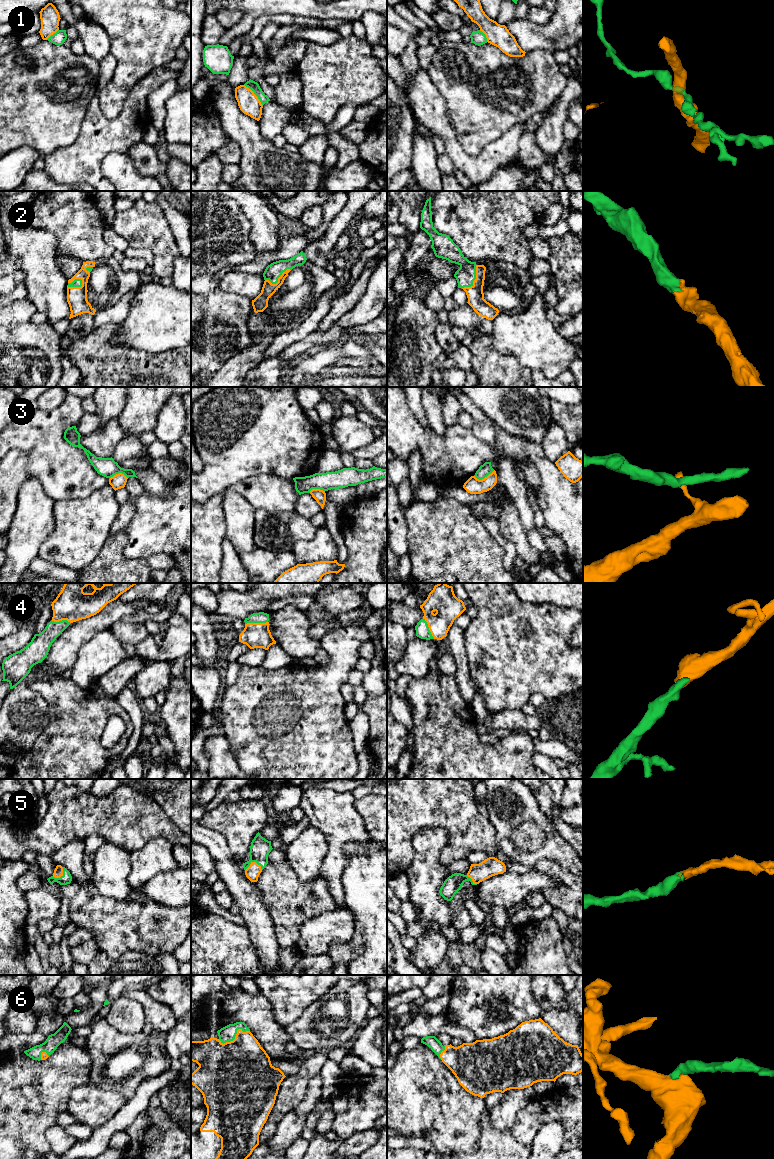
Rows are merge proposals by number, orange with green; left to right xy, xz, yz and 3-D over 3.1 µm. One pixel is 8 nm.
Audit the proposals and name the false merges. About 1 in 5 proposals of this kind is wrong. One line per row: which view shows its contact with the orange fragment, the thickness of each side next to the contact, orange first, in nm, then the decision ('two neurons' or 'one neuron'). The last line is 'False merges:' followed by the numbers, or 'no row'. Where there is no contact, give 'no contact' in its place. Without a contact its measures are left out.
1: meets orange in xz; 170 nm thick on the orange side, 80 nm on the other; two neurons
2: meets orange in xy; 160 nm thick on the orange side, 60 nm on the other; one neuron
3: meets orange in yz; 130 nm thick on the orange side, 100 nm on the other; two neurons
4: meets orange in xz; 200 nm thick on the orange side, 90 nm on the other; one neuron
5: meets orange in xz; 110 nm thick on the orange side, 160 nm on the other; one neuron
6: meets orange in xz; 440 nm thick on the orange side, 130 nm on the other; one neuron
False merges: 1, 3

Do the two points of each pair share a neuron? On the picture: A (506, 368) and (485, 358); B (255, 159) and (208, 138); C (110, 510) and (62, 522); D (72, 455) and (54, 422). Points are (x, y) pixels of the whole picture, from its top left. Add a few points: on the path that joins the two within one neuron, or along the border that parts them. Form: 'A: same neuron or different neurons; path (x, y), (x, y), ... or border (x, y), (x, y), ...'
A: same neuron; path (501, 368), (495, 368), (490, 363)
B: different neurons; border (220, 116), (222, 129), (231, 139)
C: same neuron; path (98, 511), (86, 522), (74, 522)
D: same neuron; path (64, 447), (54, 437), (54, 430)

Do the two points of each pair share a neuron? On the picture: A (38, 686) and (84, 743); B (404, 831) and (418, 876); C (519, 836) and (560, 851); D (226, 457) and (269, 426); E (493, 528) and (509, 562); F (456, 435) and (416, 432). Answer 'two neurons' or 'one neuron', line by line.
A: one neuron
B: two neurons
C: one neuron
D: one neuron
E: one neuron
F: one neuron

